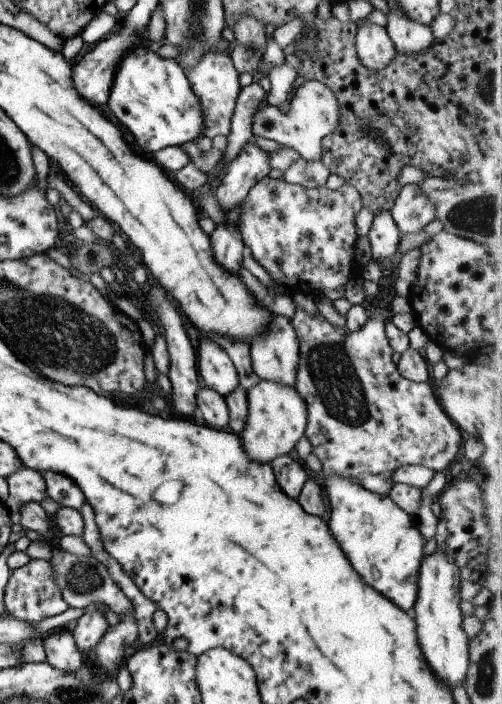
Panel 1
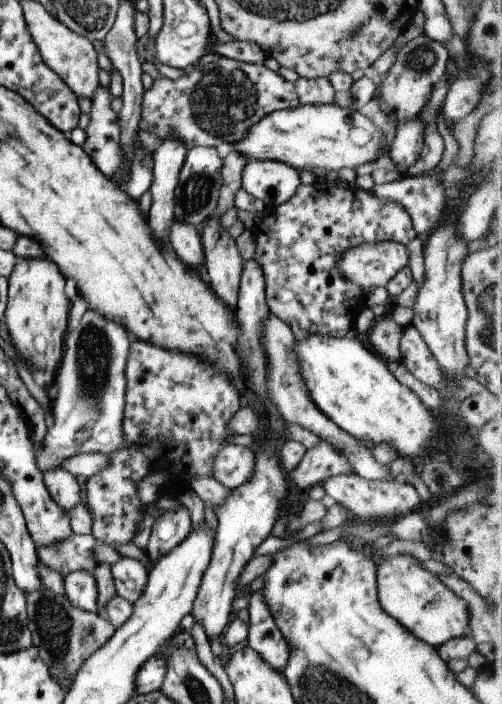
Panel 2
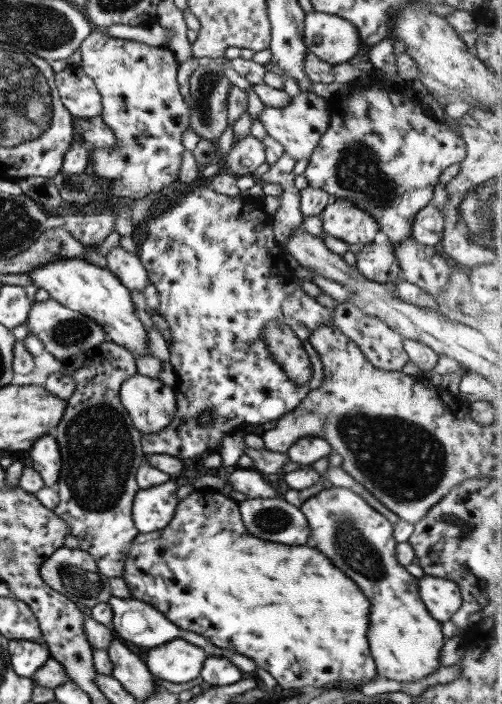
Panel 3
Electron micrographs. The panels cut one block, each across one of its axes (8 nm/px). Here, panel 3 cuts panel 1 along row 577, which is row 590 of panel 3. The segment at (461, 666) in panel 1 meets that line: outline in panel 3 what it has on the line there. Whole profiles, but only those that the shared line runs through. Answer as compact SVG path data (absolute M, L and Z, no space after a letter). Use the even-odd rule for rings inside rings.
M427 575L419 580L419 595L432 618L442 623L450 620L463 602L461 591L454 582Z

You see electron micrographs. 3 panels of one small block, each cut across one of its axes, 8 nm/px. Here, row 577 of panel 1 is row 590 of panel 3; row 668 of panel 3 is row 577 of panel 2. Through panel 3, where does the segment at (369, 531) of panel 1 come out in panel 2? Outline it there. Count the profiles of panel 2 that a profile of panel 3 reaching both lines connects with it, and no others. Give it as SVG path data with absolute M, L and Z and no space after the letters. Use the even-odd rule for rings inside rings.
M400 554L388 558L386 562L375 559L380 606L392 618L400 620L400 624L404 624L404 628L408 628L416 638L430 646L440 646L450 639L470 635L471 614L468 603L452 592L435 574L422 568L416 558Z

